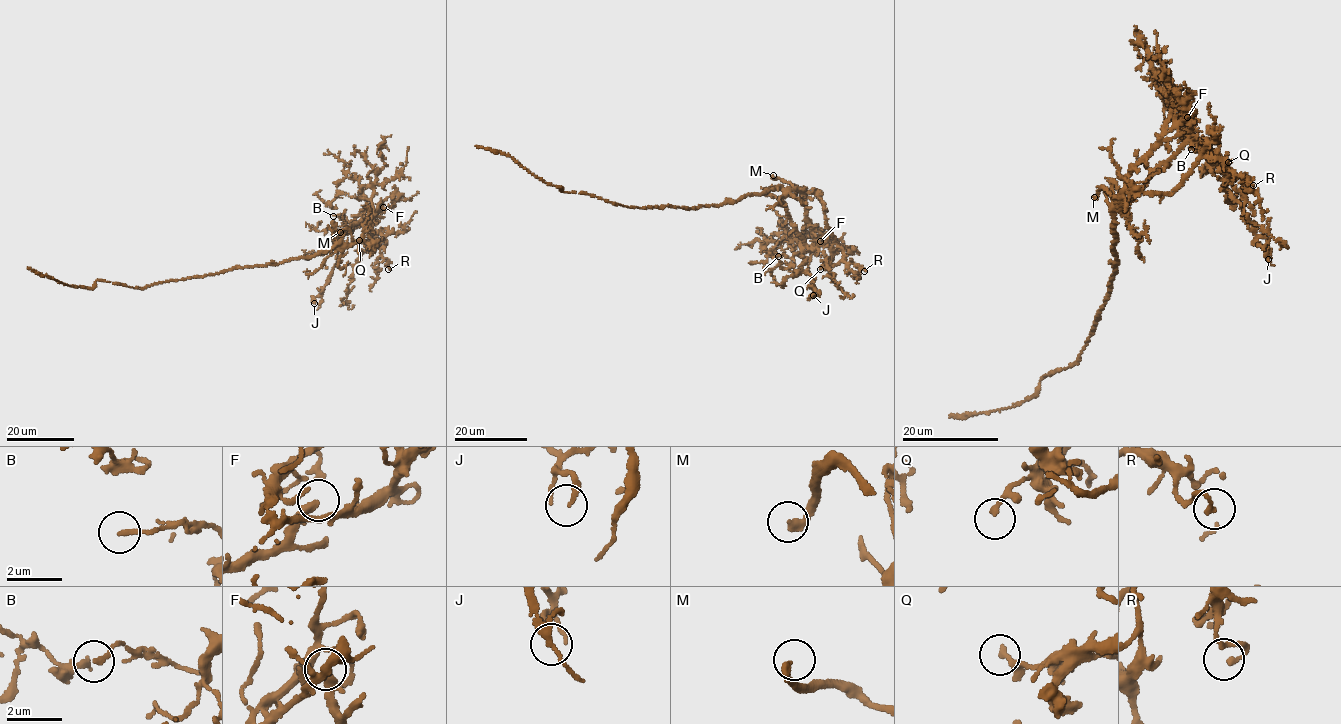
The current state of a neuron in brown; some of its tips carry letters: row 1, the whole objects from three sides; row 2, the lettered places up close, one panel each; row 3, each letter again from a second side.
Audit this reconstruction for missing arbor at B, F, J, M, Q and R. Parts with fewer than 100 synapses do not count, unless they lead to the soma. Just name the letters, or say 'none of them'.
M

